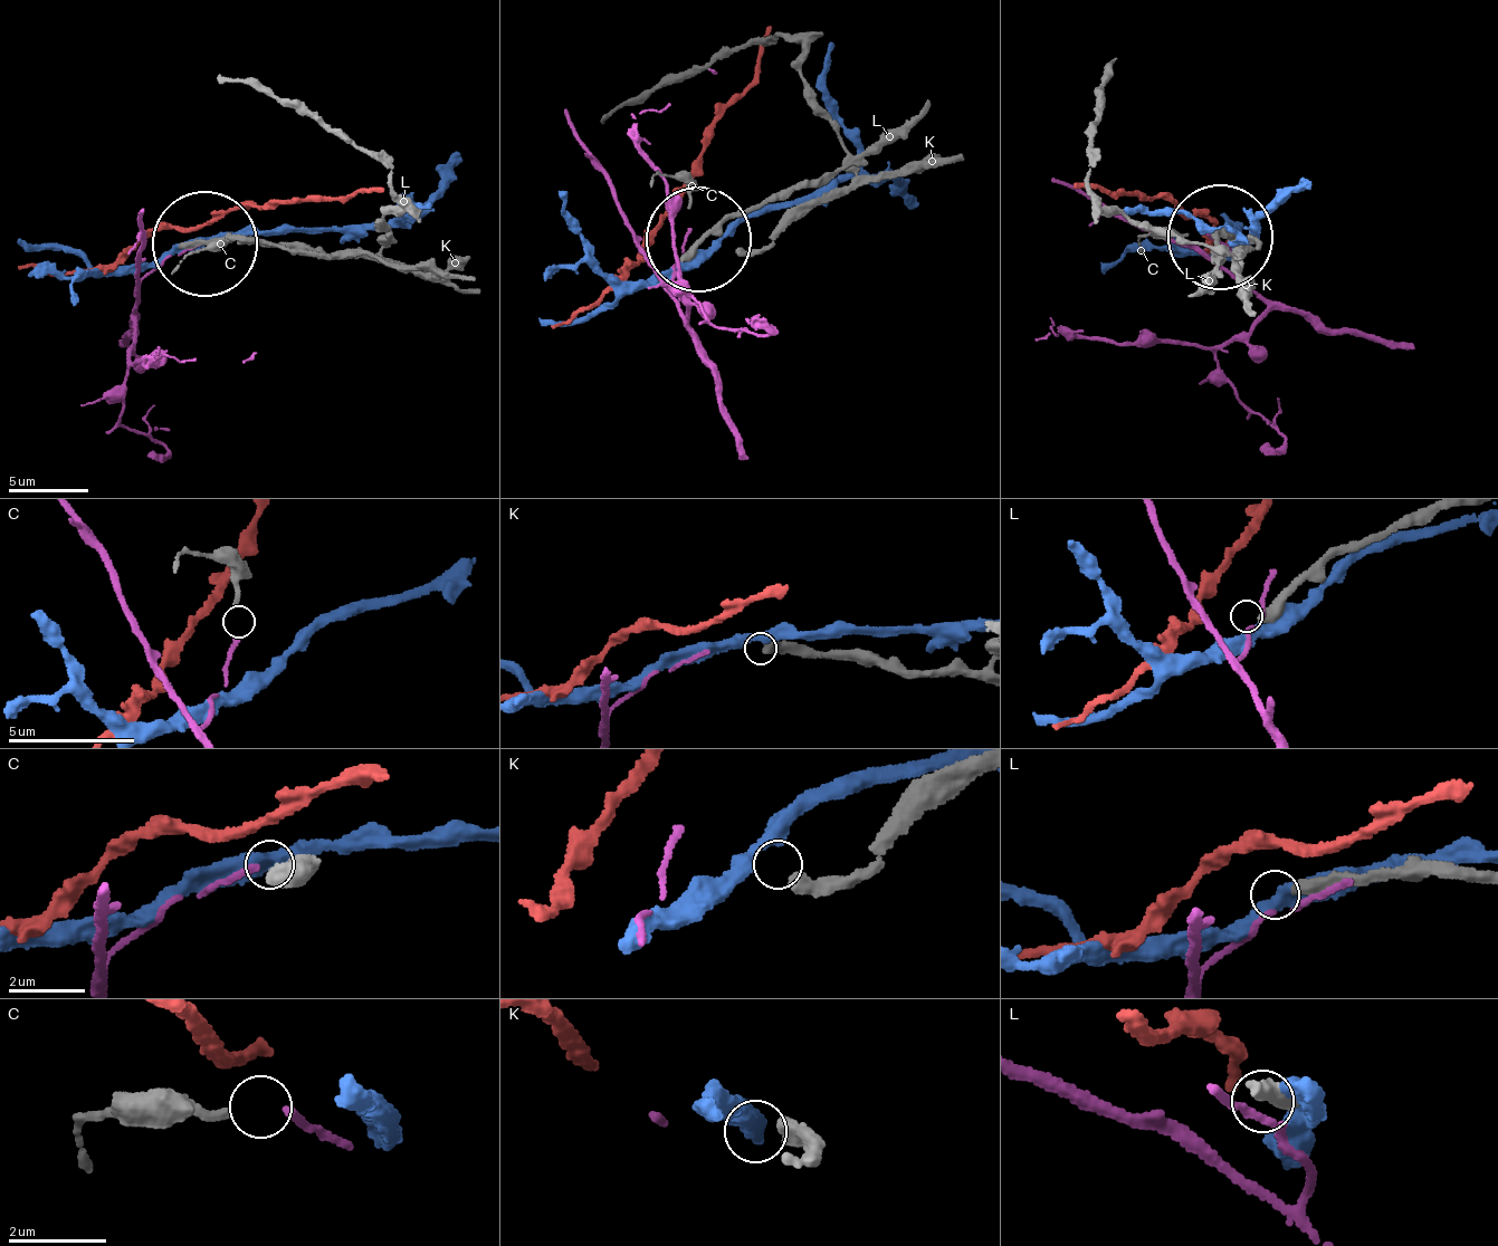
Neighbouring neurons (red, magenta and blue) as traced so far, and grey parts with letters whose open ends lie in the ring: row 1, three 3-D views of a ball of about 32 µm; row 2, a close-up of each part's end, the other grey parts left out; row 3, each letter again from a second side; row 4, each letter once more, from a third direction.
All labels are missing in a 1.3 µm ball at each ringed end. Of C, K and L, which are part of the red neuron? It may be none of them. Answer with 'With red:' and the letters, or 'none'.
With red: none

